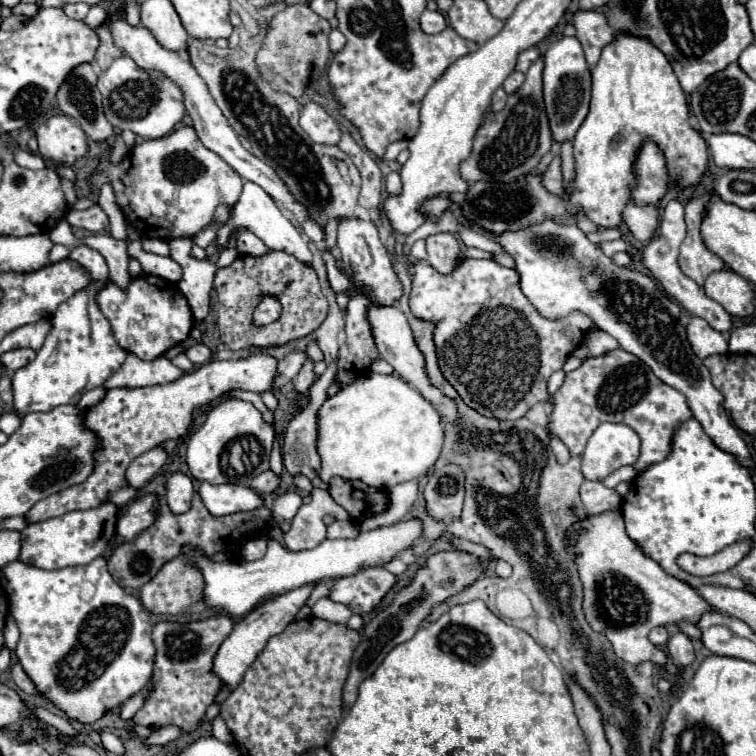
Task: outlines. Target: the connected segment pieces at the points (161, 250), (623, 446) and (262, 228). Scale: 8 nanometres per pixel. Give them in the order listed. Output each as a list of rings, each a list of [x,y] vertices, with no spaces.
[[[143,237],[141,239],[141,247],[143,247],[143,251],[149,251],[149,253],[169,255],[169,245],[163,243],[161,239],[155,239],[155,237]]]
[[[601,423],[583,451],[583,475],[589,481],[603,481],[623,465],[639,459],[639,435],[623,423]]]
[[[245,183],[243,185],[243,193],[239,197],[239,201],[233,205],[233,213],[231,213],[231,219],[219,229],[219,235],[217,235],[217,243],[219,247],[225,247],[227,241],[229,241],[229,235],[235,231],[235,229],[249,229],[251,233],[255,233],[269,249],[281,249],[293,257],[297,257],[299,261],[303,263],[311,263],[313,255],[301,235],[301,231],[281,213],[281,209],[277,207],[277,203],[255,183]]]

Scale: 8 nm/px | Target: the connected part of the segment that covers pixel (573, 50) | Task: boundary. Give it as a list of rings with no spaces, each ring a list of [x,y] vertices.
[[[563,37],[551,43],[543,59],[545,59],[543,95],[545,95],[547,115],[549,115],[553,139],[563,143],[565,139],[575,137],[575,131],[587,117],[589,99],[591,99],[591,71],[589,71],[589,65],[585,61],[585,55],[577,37]]]

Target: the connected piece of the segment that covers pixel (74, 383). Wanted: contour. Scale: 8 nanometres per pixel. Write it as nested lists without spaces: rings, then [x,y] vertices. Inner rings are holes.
[[[77,245],[71,249],[69,259],[81,263],[91,279],[93,285],[75,293],[69,301],[61,303],[57,313],[51,317],[51,331],[37,351],[37,357],[17,369],[9,371],[13,375],[13,407],[19,415],[27,415],[33,411],[51,411],[59,405],[77,405],[79,395],[87,389],[101,387],[125,361],[127,351],[119,347],[115,341],[109,321],[103,317],[99,307],[95,305],[95,293],[107,283],[107,263],[103,255],[87,245]]]

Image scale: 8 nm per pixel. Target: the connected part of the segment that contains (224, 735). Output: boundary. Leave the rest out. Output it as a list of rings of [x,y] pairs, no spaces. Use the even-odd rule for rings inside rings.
[[[219,715],[213,719],[213,735],[215,735],[219,741],[225,741],[225,743],[233,743],[233,735],[231,735],[231,731],[227,729],[225,721],[223,721]]]

